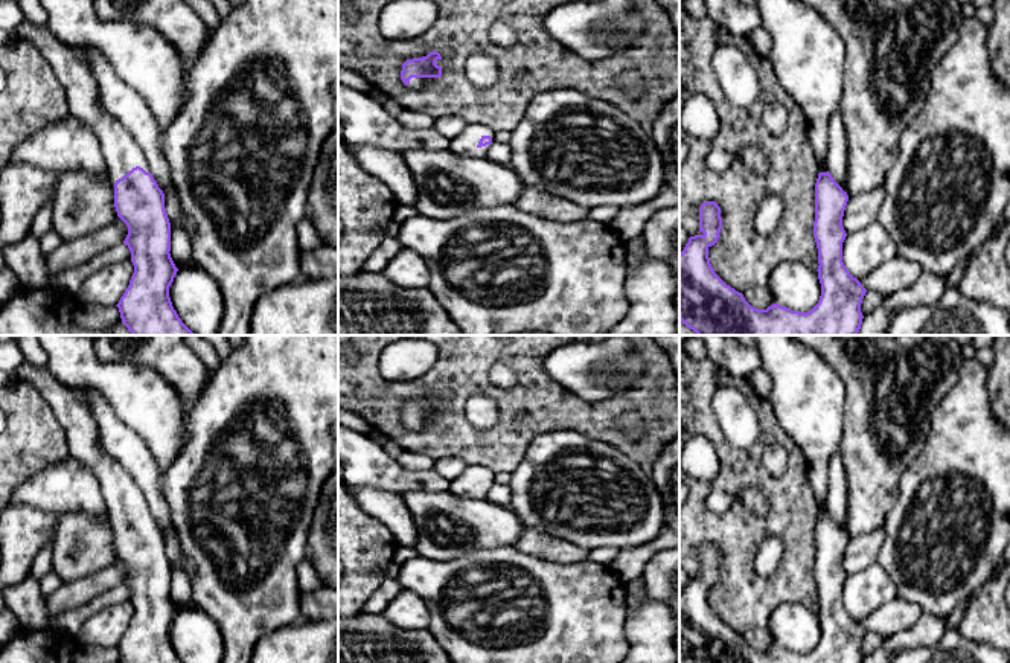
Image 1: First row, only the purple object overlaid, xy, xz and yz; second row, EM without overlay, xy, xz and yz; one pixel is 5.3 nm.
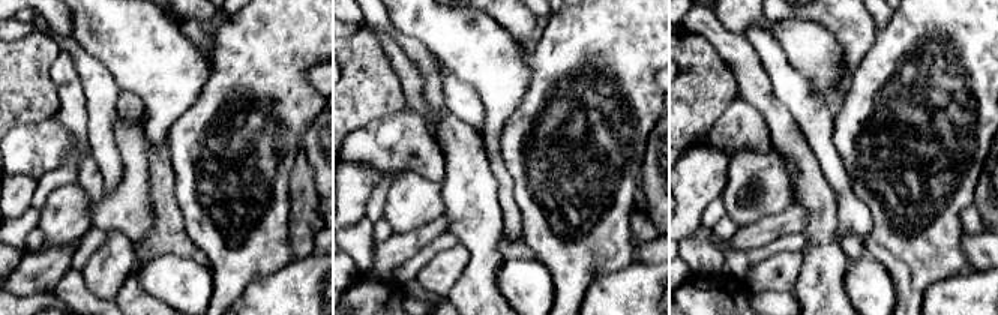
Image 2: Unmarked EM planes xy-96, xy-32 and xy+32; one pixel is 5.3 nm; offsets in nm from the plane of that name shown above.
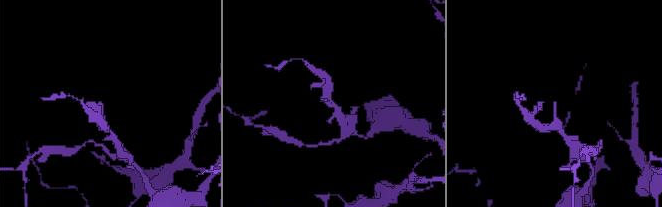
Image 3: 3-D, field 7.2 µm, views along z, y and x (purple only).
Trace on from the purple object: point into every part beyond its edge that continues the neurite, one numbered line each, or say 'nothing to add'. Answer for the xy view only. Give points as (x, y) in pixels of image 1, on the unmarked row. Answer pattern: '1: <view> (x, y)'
1: xy (121, 493)

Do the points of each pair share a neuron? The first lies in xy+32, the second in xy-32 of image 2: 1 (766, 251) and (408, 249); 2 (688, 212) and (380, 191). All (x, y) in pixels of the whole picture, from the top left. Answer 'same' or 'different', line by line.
1: different
2: different

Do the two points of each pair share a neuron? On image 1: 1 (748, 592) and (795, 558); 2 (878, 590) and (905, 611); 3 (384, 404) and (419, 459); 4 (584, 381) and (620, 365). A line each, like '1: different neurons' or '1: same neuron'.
1: same neuron
2: different neurons
3: different neurons
4: same neuron

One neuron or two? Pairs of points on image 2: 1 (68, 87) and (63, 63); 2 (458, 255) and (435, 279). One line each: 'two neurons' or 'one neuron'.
1: one neuron
2: one neuron

